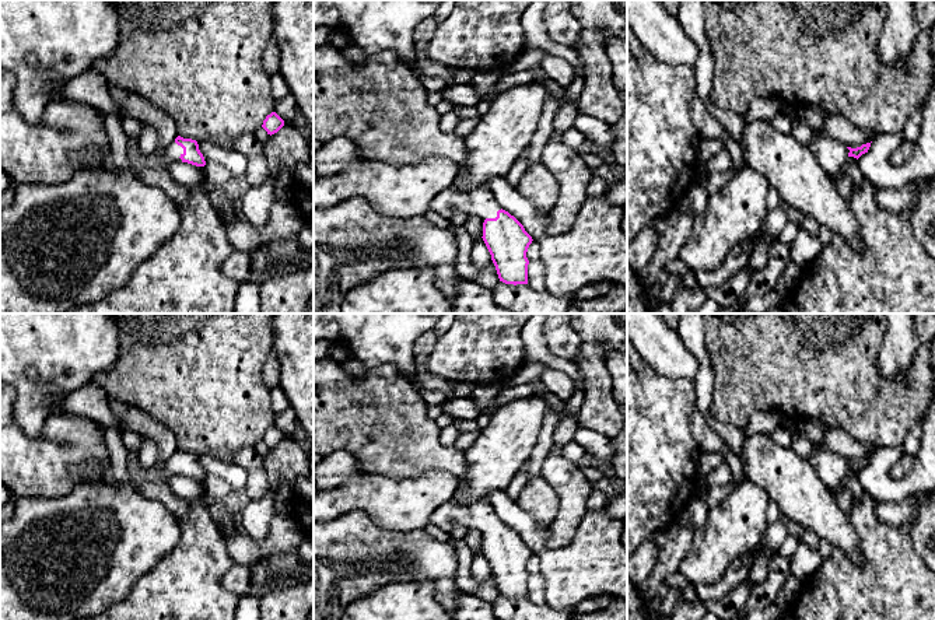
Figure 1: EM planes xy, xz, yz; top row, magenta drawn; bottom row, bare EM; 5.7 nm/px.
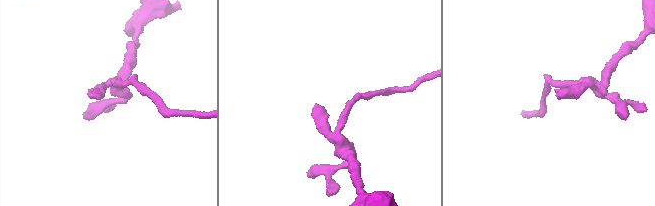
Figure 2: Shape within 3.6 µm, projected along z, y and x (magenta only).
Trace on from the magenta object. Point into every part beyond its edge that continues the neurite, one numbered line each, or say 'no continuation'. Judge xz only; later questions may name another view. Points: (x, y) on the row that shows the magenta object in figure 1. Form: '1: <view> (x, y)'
1: xz (479, 200)

